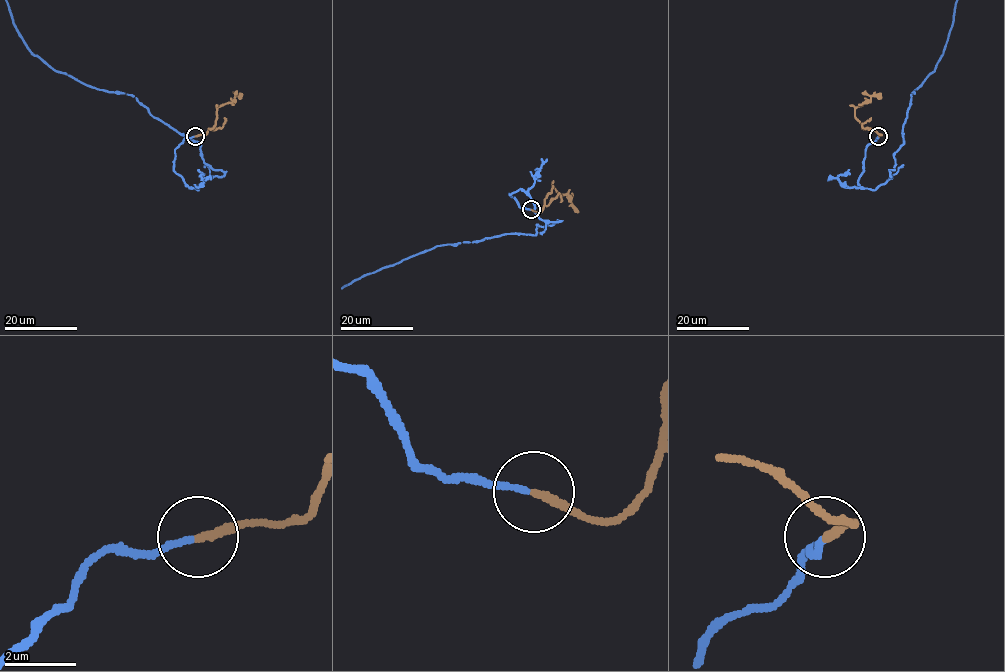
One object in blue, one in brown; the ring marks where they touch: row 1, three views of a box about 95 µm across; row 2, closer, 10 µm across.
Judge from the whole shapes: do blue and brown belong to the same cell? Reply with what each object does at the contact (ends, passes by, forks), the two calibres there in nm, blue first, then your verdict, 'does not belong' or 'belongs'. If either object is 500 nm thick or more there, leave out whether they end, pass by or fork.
blue ends there; brown ends there; 170 nm thick on the blue side, 240 nm on the other; belongs

